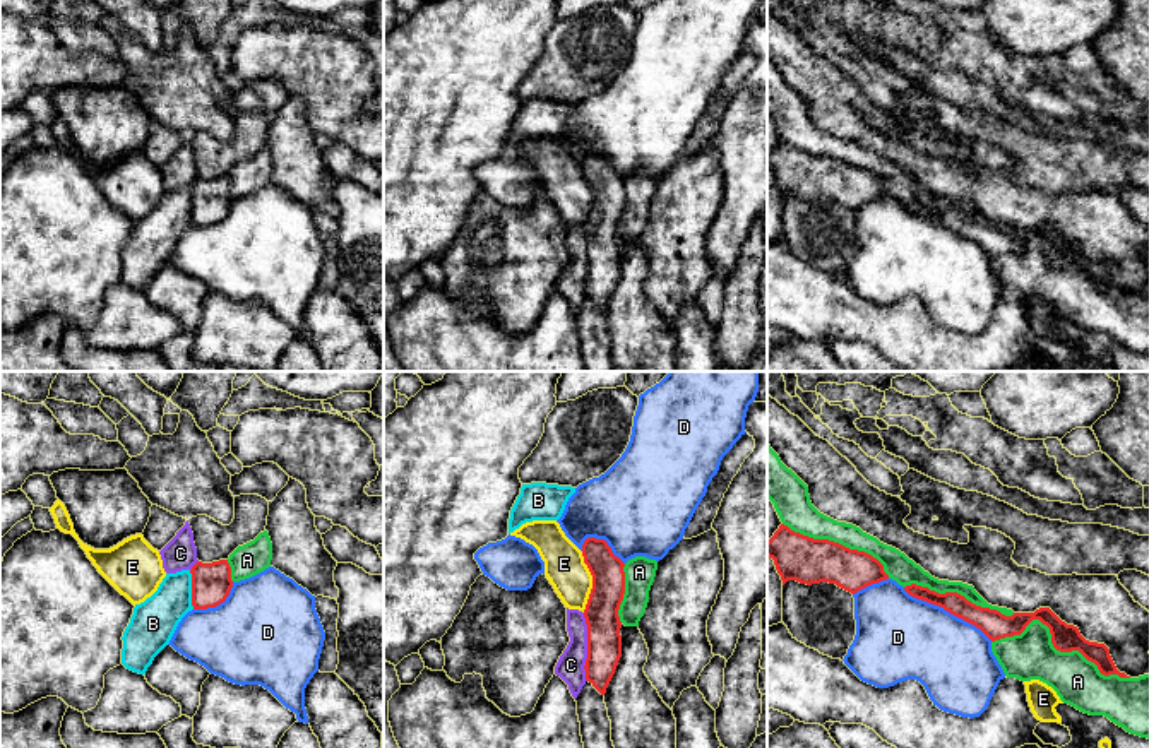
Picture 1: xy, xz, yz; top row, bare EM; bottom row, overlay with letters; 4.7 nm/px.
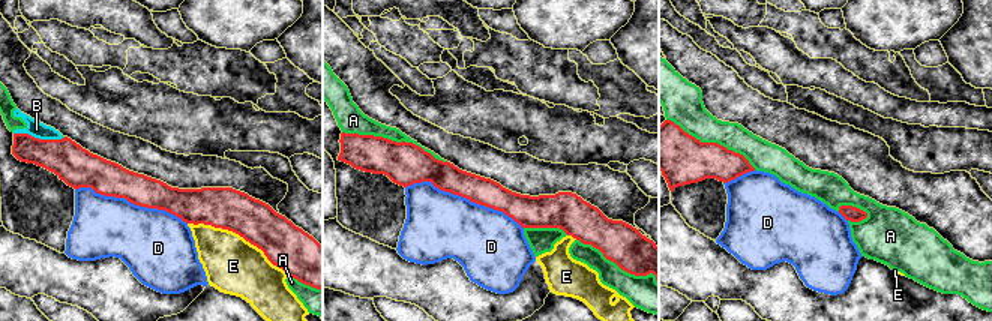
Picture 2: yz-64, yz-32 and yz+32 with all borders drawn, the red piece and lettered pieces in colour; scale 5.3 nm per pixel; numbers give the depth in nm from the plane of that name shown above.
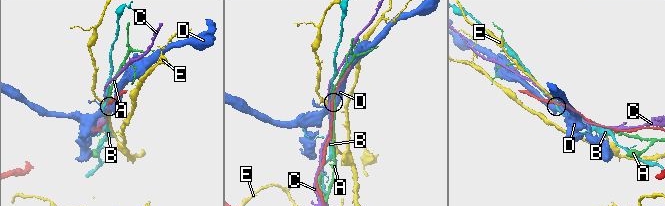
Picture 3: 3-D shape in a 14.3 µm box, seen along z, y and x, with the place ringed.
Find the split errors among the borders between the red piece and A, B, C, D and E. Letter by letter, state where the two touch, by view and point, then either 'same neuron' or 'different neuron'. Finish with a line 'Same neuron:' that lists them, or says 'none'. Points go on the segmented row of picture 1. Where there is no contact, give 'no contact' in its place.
A: meets red in yz at (1055, 647); different neuron
B: meets red in xy at (192, 589); different neuron
C: meets red in xz at (588, 647); different neuron
D: meets red in yz at (947, 610); different neuron
E: meets red in xz at (593, 582); different neuron
Same neuron: none

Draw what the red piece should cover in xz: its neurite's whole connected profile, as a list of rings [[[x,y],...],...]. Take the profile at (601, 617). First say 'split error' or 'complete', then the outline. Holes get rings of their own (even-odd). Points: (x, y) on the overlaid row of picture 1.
complete; [[[587,537],[582,544],[584,563],[592,575],[592,589],[584,609],[587,625],[586,680],[601,693],[622,657],[622,621],[618,616],[625,594],[625,563],[613,555],[604,539]]]

